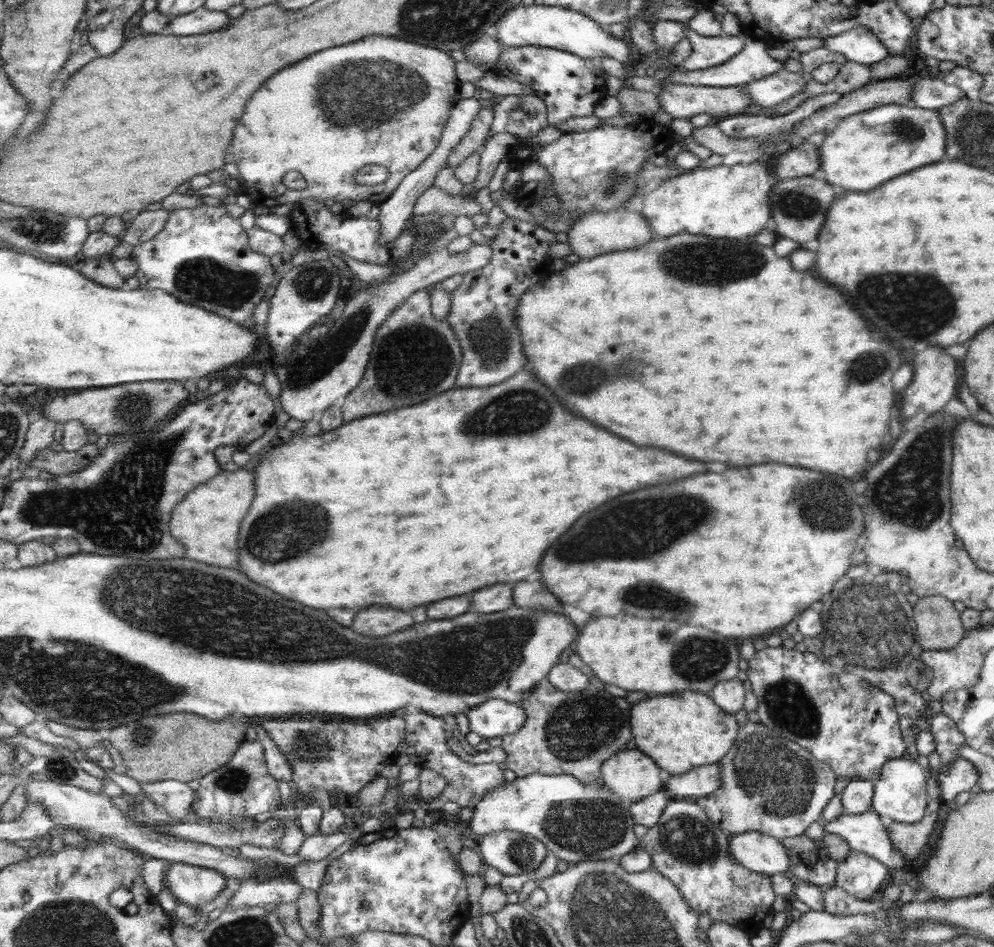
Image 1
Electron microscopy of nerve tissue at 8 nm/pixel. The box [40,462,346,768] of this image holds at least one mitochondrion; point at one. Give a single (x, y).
(266, 541)

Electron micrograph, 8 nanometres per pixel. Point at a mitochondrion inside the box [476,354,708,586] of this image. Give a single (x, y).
(580, 378)

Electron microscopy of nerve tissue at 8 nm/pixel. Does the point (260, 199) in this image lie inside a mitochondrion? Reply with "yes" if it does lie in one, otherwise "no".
no

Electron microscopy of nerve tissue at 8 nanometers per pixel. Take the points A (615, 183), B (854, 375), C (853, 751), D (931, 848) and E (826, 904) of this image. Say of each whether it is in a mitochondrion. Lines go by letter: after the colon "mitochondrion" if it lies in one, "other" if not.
A: mitochondrion
B: mitochondrion
C: other
D: other
E: other

